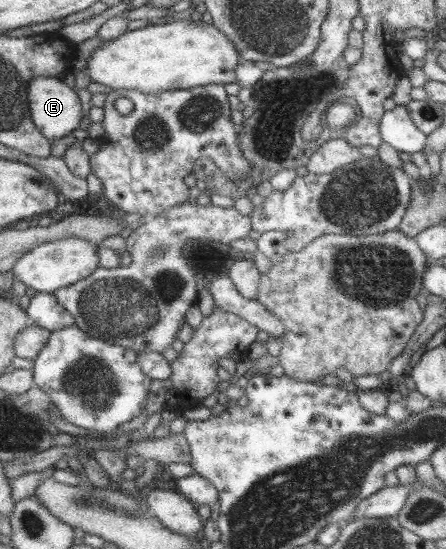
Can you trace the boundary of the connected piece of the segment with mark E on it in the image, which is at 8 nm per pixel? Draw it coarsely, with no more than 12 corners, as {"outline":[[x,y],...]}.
{"outline":[[32,76],[29,112],[52,143],[82,115],[74,90],[57,77]]}

